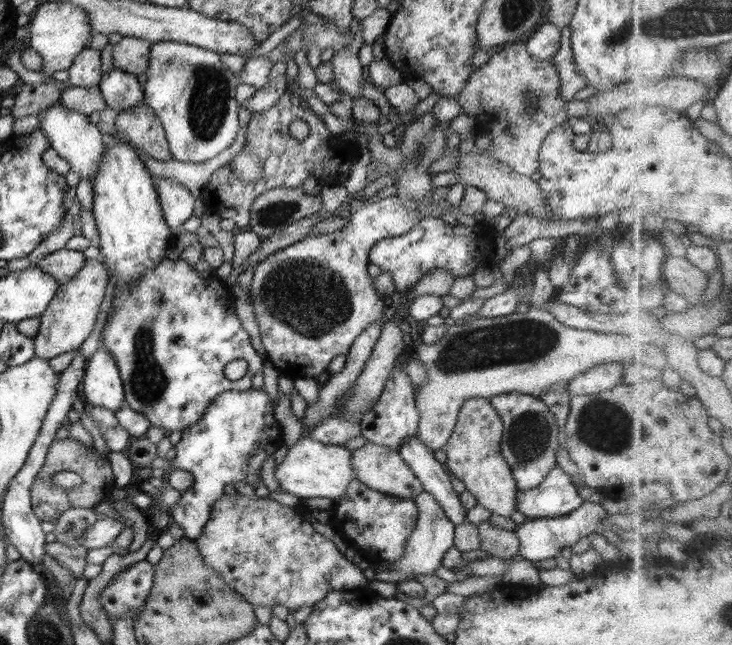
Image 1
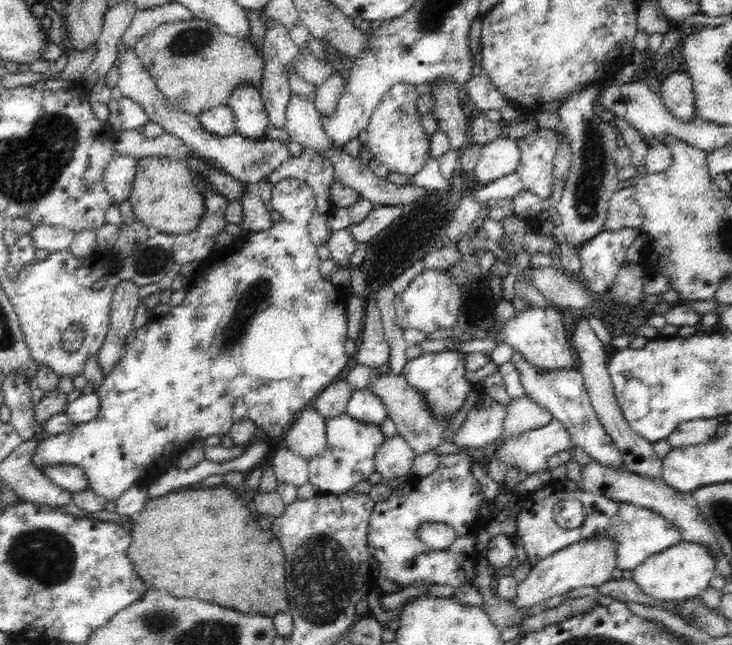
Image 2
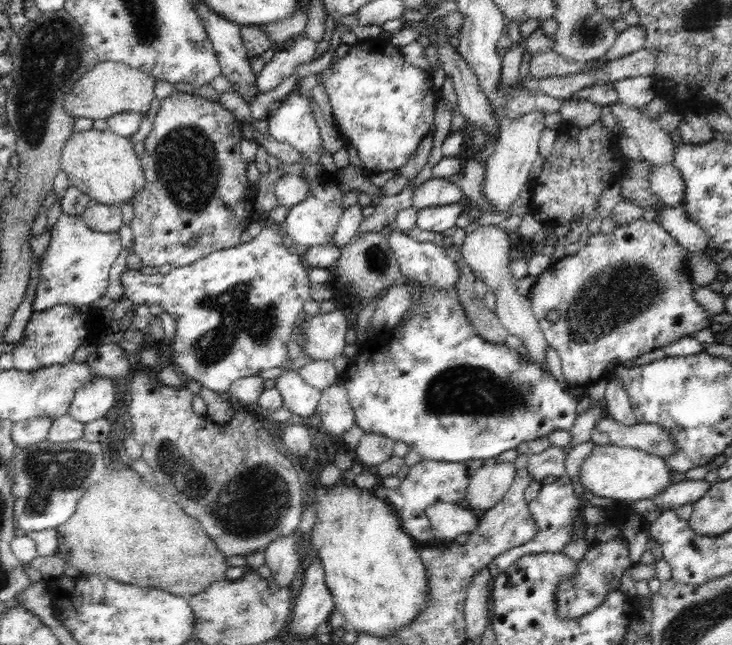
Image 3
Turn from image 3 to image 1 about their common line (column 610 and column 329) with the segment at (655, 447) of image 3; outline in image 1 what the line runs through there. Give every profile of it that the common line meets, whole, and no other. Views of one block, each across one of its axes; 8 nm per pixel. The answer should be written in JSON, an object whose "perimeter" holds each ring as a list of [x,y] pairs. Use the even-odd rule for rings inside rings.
{"perimeter":[[[331,417],[308,432],[308,437],[316,442],[333,446],[345,446],[350,440],[360,436],[360,425],[344,418]]]}

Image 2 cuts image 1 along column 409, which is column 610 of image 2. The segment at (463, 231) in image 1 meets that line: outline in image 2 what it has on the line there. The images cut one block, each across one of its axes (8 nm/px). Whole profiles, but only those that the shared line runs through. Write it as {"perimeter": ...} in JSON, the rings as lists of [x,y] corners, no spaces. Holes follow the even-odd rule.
{"perimeter":[[[622,228],[612,232],[602,230],[584,246],[576,248],[581,262],[578,278],[583,279],[594,292],[608,292],[625,264],[626,250],[641,233],[642,230],[637,228]]]}

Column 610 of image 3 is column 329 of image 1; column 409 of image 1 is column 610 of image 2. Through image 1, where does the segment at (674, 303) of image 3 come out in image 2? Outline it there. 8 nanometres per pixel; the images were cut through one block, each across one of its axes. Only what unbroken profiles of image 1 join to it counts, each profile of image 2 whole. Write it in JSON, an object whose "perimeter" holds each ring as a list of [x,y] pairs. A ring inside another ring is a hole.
{"perimeter":[[[626,187],[616,191],[609,202],[609,212],[603,230],[622,230],[622,228],[637,228],[643,226],[642,209],[636,202],[635,188]]]}

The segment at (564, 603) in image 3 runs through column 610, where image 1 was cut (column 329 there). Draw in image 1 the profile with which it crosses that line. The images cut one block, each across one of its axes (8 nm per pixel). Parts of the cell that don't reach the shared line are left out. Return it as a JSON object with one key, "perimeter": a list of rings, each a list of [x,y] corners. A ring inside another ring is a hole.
{"perimeter":[[[265,492],[258,493],[254,499],[238,493],[222,495],[212,507],[202,534],[194,542],[202,560],[220,573],[226,584],[252,606],[261,604],[271,608],[273,604],[283,604],[288,610],[296,612],[301,606],[314,606],[330,591],[352,592],[367,588],[369,584],[363,570],[348,561],[332,540],[317,532],[298,507],[281,507]]]}

